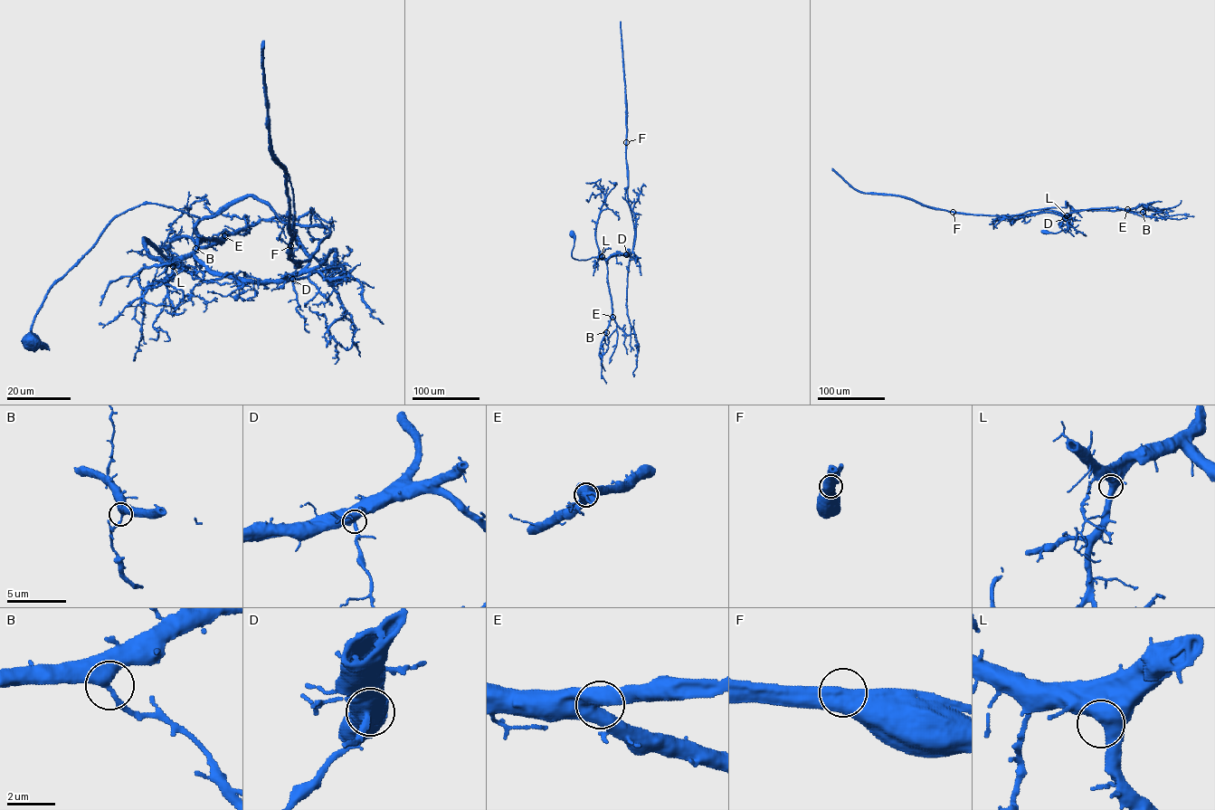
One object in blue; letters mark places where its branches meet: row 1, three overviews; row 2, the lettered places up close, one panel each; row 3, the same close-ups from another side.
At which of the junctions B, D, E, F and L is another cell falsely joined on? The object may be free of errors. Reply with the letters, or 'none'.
F

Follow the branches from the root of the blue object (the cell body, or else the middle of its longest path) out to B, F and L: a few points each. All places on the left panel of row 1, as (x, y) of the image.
B: (33, 344), (47, 291), (128, 209), (171, 207), (199, 218), (199, 238), (223, 236), (195, 248)
F: (33, 344), (47, 291), (128, 209), (204, 219), (252, 196), (329, 230), (297, 266), (289, 245)
L: (33, 344), (42, 347), (32, 325), (47, 291), (128, 209), (157, 204), (199, 218), (197, 248), (173, 266)

